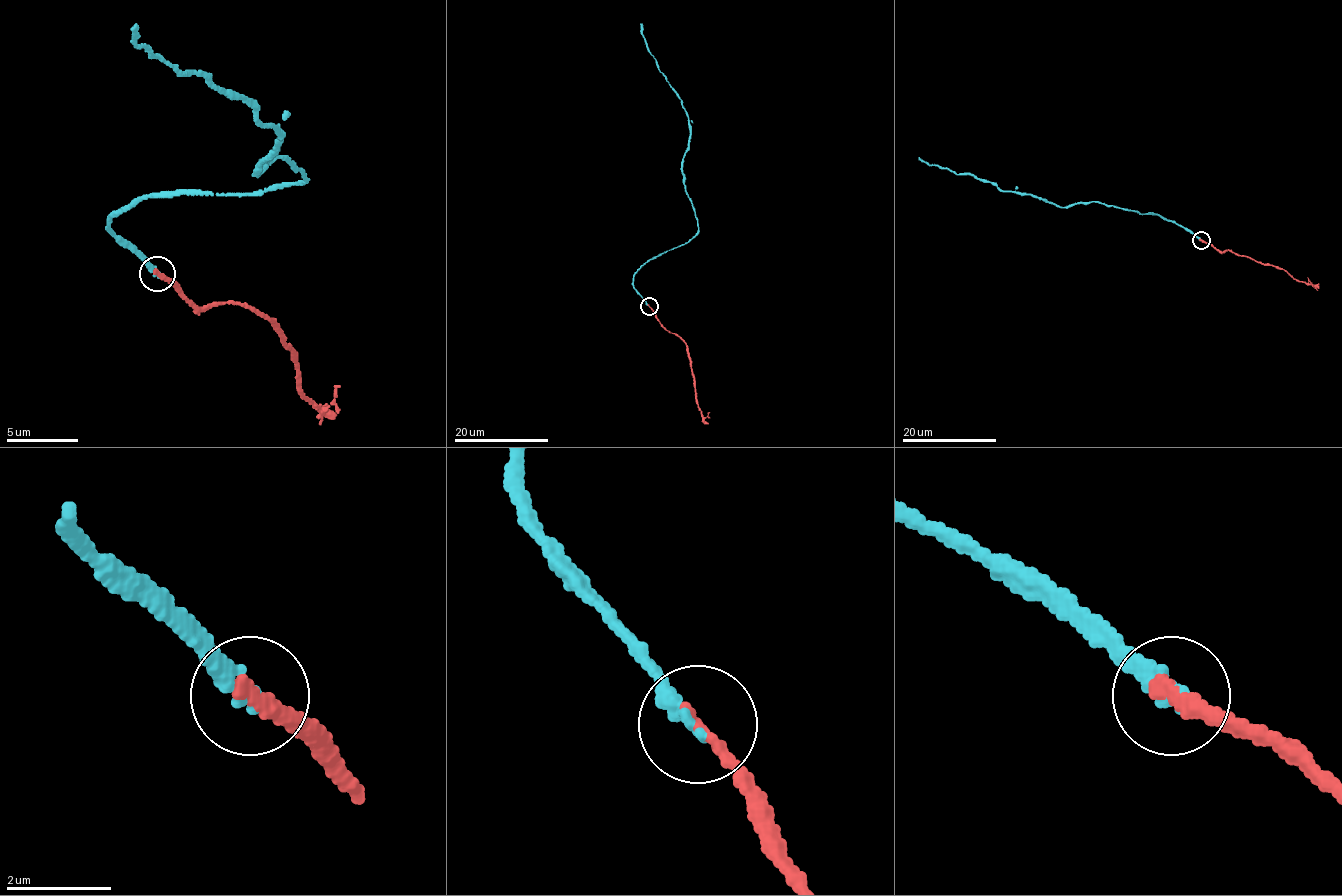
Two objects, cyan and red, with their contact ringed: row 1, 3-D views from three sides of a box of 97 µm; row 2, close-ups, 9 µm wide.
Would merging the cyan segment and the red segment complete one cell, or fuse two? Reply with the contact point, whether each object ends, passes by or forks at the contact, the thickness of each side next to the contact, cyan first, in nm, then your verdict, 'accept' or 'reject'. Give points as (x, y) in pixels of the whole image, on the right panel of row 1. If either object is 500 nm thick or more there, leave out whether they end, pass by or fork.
at (1201, 240); cyan ends there; red ends there; 320 nm thick on the cyan side, 360 nm on the other; accept

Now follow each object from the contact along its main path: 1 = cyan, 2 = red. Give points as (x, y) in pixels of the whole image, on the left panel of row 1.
1: (155, 274), (115, 214), (305, 178), (283, 157), (258, 174), (276, 128), (133, 24)
2: (158, 274), (198, 307), (244, 303), (269, 321), (294, 357), (298, 389), (323, 410), (337, 396), (333, 385)

